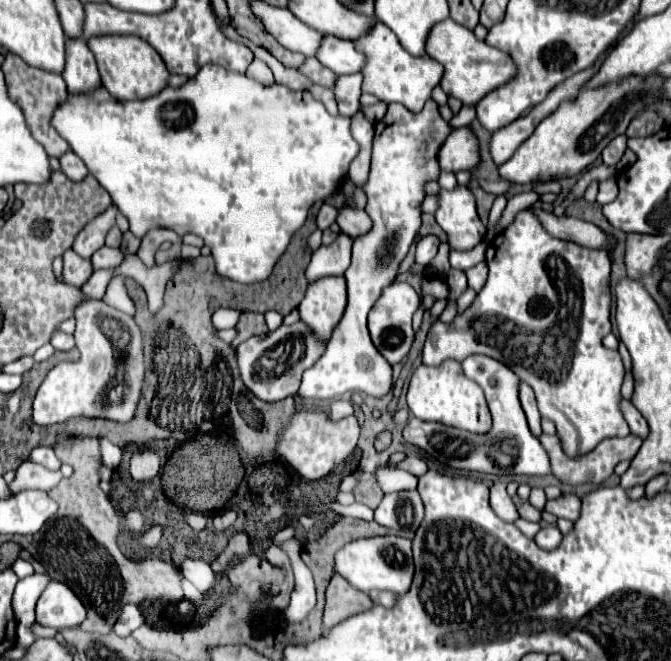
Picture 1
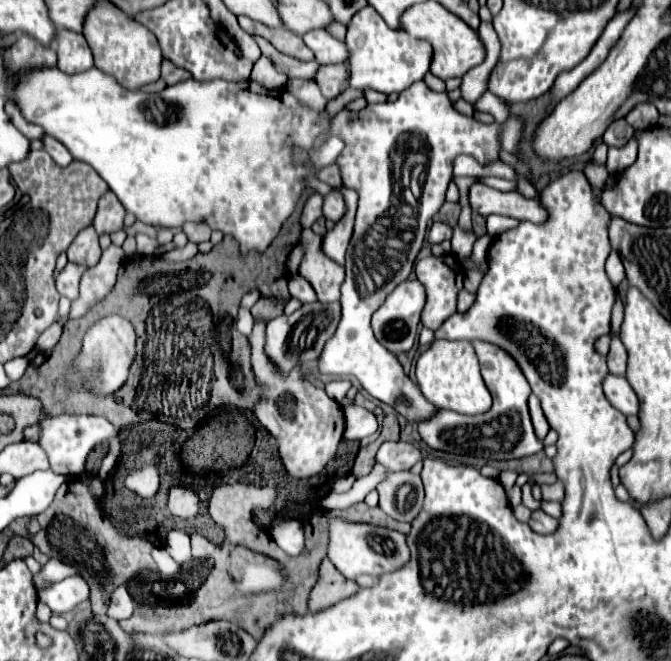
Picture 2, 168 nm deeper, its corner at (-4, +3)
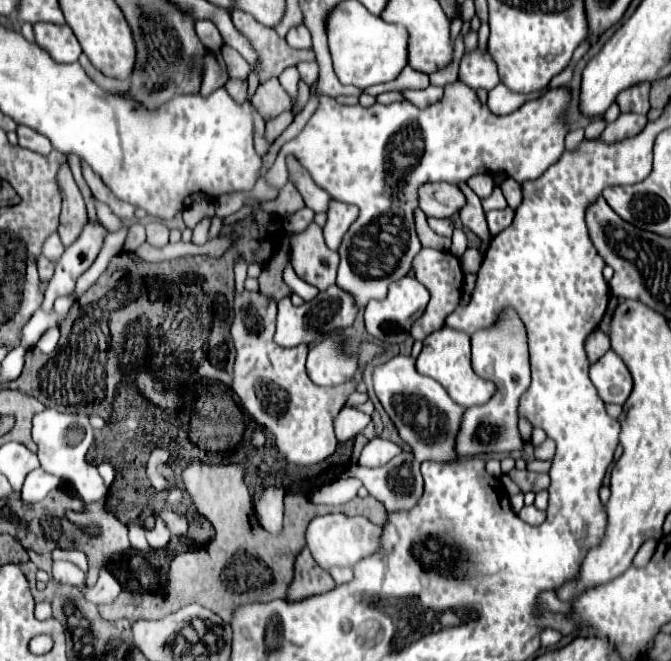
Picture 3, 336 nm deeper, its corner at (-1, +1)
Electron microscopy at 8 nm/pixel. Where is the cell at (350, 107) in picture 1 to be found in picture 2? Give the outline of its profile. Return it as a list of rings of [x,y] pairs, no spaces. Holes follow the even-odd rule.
[[[322,65],[316,75],[316,83],[326,99],[336,99],[338,95],[342,95],[342,87],[348,79],[350,79],[348,65]]]

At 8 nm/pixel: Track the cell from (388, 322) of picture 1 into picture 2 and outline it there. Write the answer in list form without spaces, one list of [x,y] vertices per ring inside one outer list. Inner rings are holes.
[[[408,279],[408,281],[402,281],[388,297],[386,301],[382,303],[382,307],[372,315],[372,329],[374,329],[374,335],[376,339],[394,355],[398,353],[406,353],[412,349],[414,345],[414,339],[416,339],[416,329],[418,329],[418,323],[420,323],[420,311],[424,307],[424,301],[426,301],[426,293],[424,293],[424,287],[420,281],[416,279]]]

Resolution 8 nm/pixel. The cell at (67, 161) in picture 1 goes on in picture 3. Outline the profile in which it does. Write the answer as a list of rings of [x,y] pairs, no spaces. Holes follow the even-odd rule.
[[[17,125],[17,137],[19,137],[19,145],[21,147],[27,147],[35,153],[43,153],[43,155],[49,155],[49,151],[53,149],[51,147],[51,141],[43,135],[39,135],[37,131],[25,127],[25,125]]]

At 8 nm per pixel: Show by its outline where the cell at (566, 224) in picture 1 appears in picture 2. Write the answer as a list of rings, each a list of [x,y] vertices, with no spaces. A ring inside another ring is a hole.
[[[474,183],[470,187],[470,205],[484,217],[498,213],[514,217],[518,221],[532,221],[536,225],[548,221],[548,211],[538,199],[526,199],[516,191],[502,193],[484,183]]]

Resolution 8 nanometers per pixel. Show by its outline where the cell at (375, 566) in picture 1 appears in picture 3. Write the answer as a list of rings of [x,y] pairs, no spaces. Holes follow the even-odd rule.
[[[327,513],[313,517],[307,531],[305,531],[305,543],[311,551],[313,559],[323,567],[353,567],[359,559],[373,555],[379,551],[379,537],[381,527],[371,523],[365,517],[347,517],[343,513]]]

